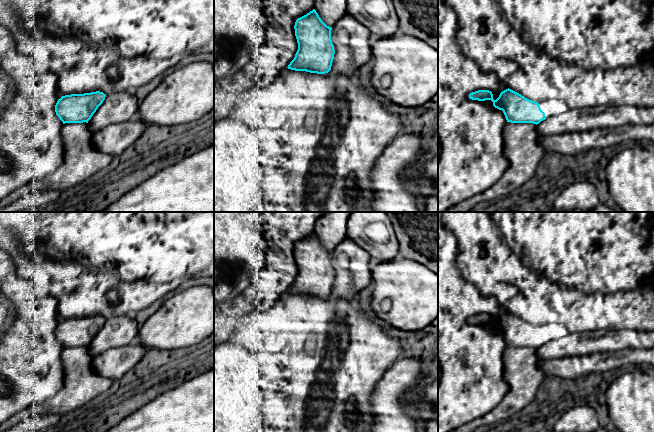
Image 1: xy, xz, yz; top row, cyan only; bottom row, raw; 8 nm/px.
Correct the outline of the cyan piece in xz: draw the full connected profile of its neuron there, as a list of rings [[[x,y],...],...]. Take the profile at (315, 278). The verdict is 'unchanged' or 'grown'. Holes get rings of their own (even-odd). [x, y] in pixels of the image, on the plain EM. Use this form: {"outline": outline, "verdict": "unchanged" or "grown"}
{"outline": [[[315,233],[298,242],[294,253],[298,274],[275,305],[277,313],[287,323],[287,339],[285,344],[266,357],[268,366],[264,375],[264,382],[274,386],[274,394],[269,398],[275,403],[267,408],[266,416],[275,419],[274,424],[286,424],[291,432],[296,432],[298,407],[312,400],[312,338],[327,337],[327,333],[321,332],[321,327],[328,324],[332,315],[329,310],[337,301],[346,300],[331,294],[335,278],[332,252],[321,244]]], "verdict": "grown"}

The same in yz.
{"outline": [[[494,265],[495,284],[507,282],[518,288],[518,293],[506,302],[507,313],[502,315],[494,324],[489,314],[478,314],[469,318],[472,324],[491,324],[493,330],[502,334],[507,346],[539,348],[546,343],[538,325],[548,323],[564,324],[572,333],[583,333],[598,329],[619,331],[622,329],[634,329],[640,323],[635,318],[636,308],[627,302],[622,303],[619,295],[614,296],[588,296],[582,306],[571,307],[567,303],[567,290],[545,276],[539,276],[528,269],[510,270],[508,266]]], "verdict": "grown"}

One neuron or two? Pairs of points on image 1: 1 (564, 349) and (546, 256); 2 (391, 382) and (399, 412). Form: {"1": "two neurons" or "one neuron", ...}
{"1": "two neurons", "2": "one neuron"}

